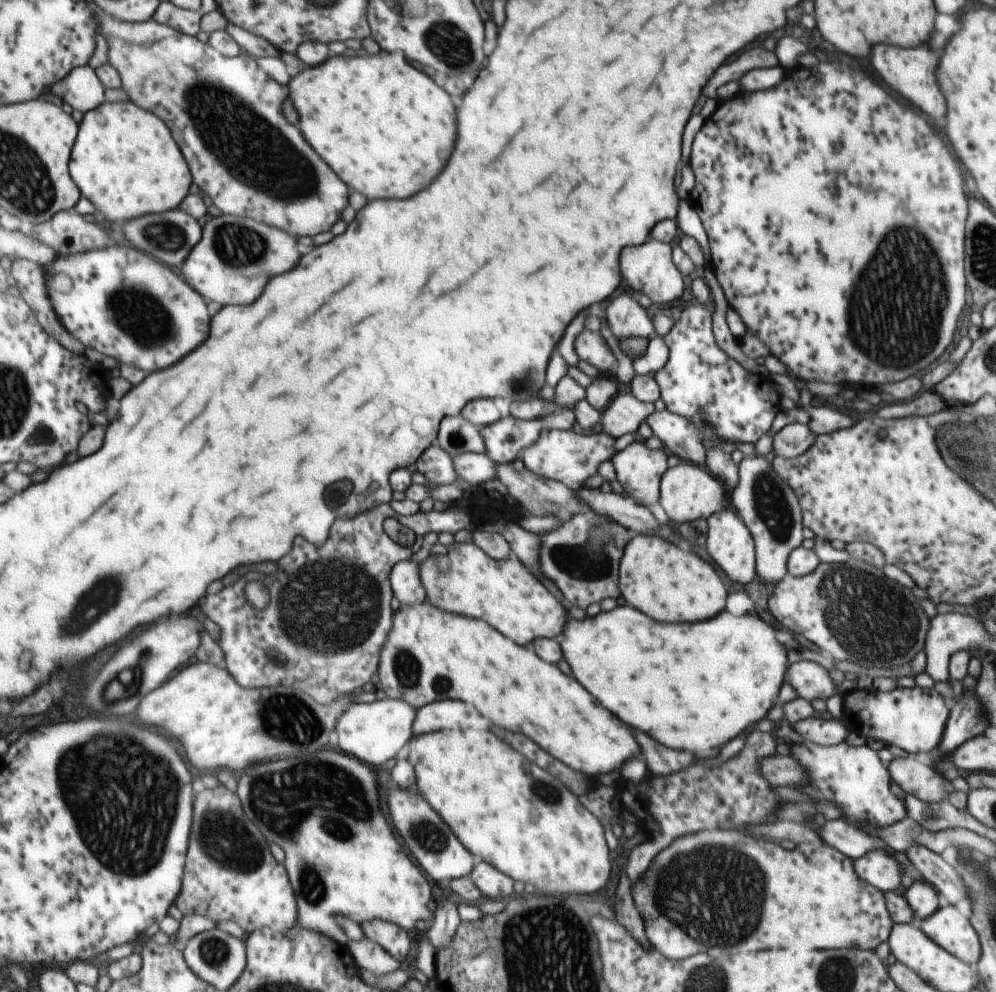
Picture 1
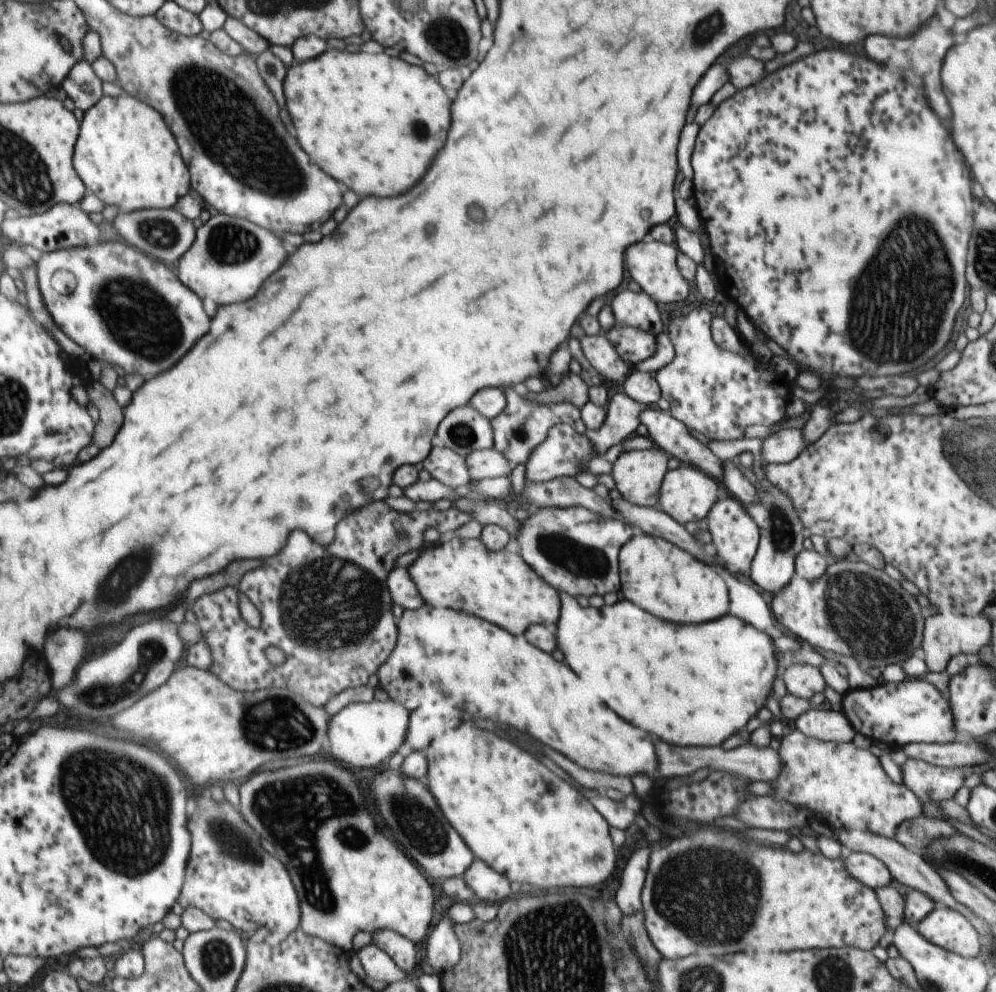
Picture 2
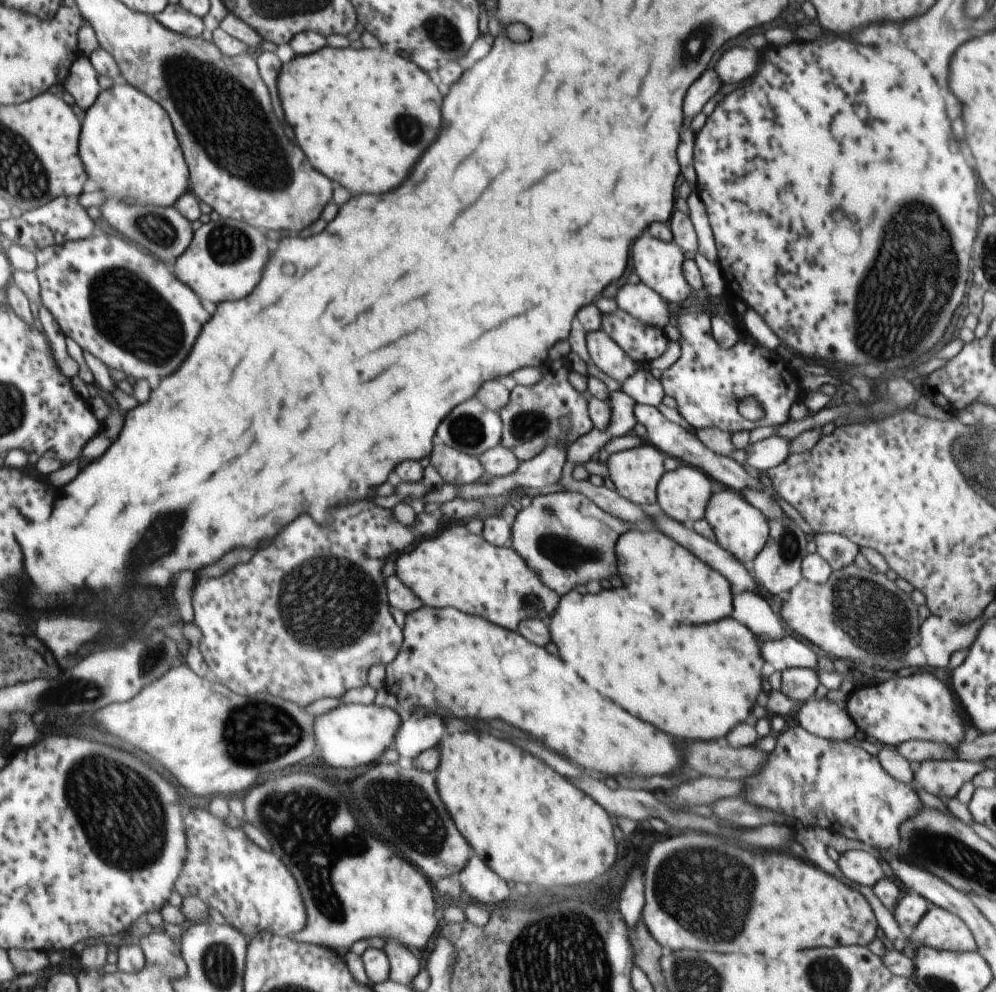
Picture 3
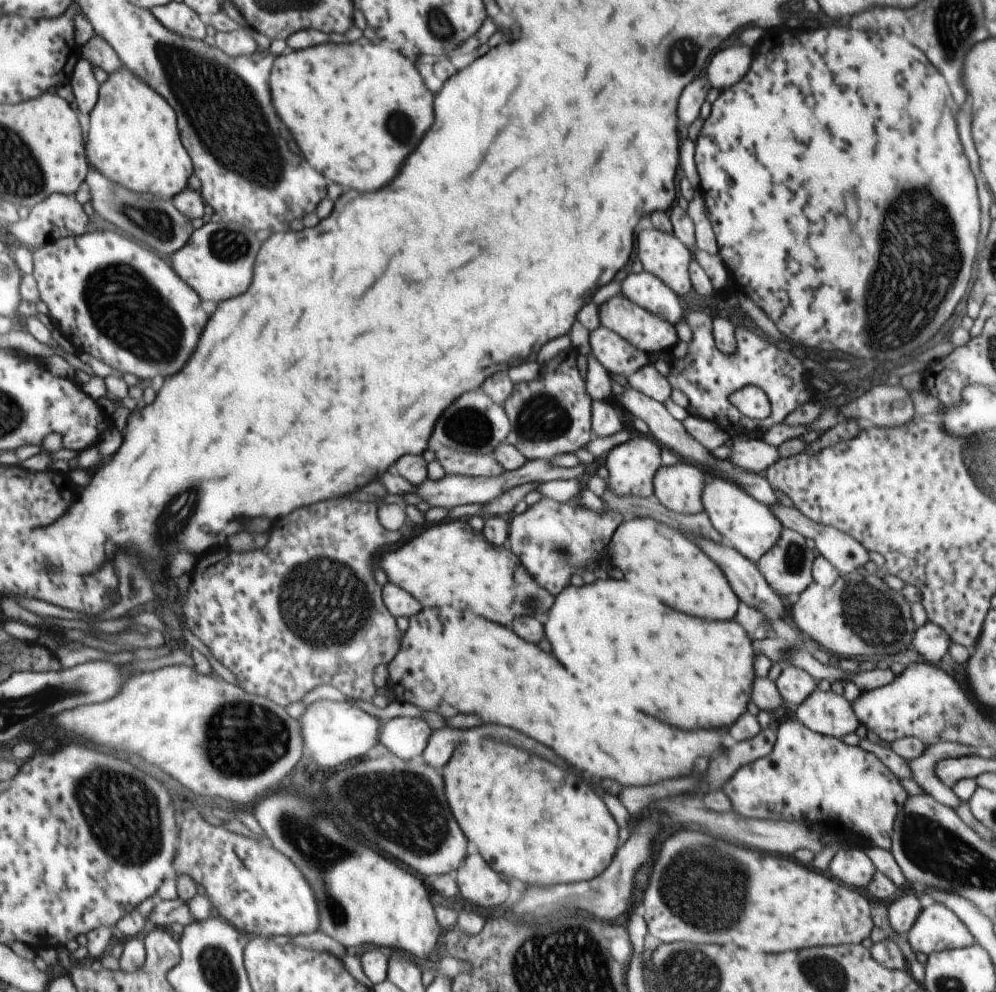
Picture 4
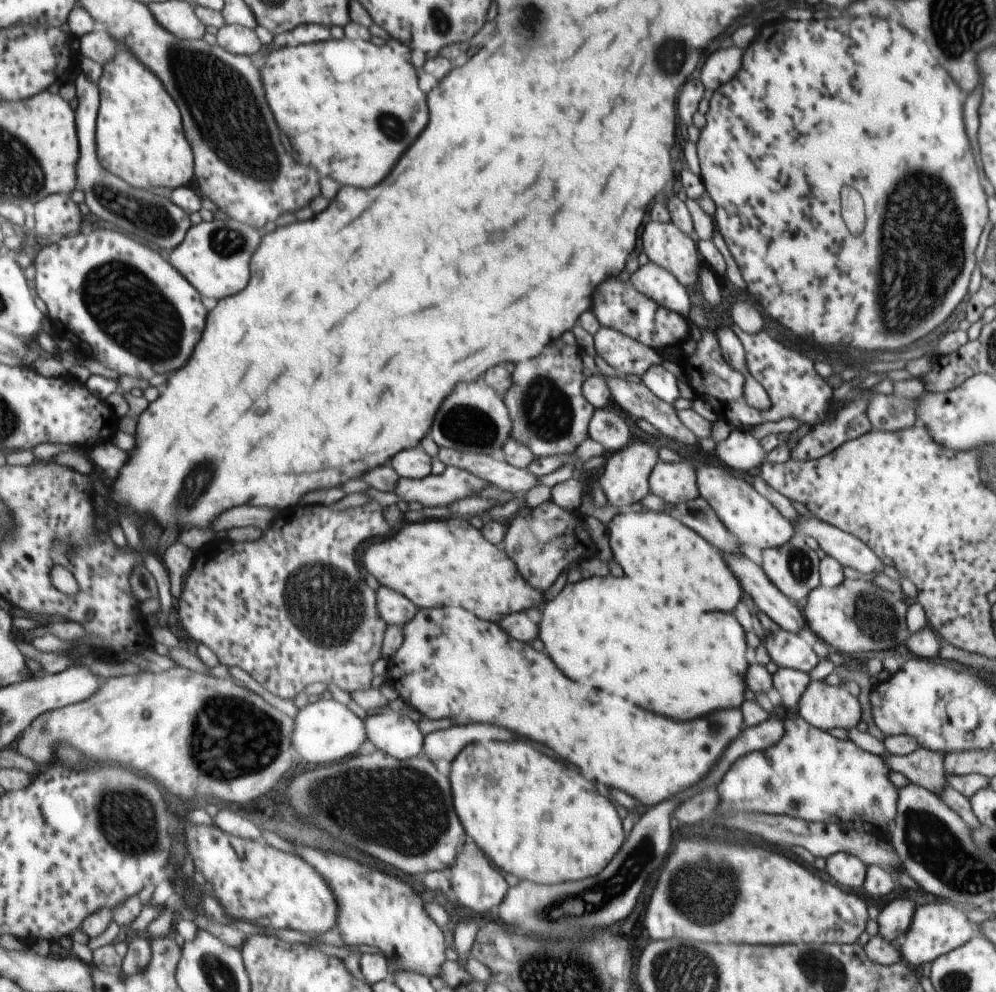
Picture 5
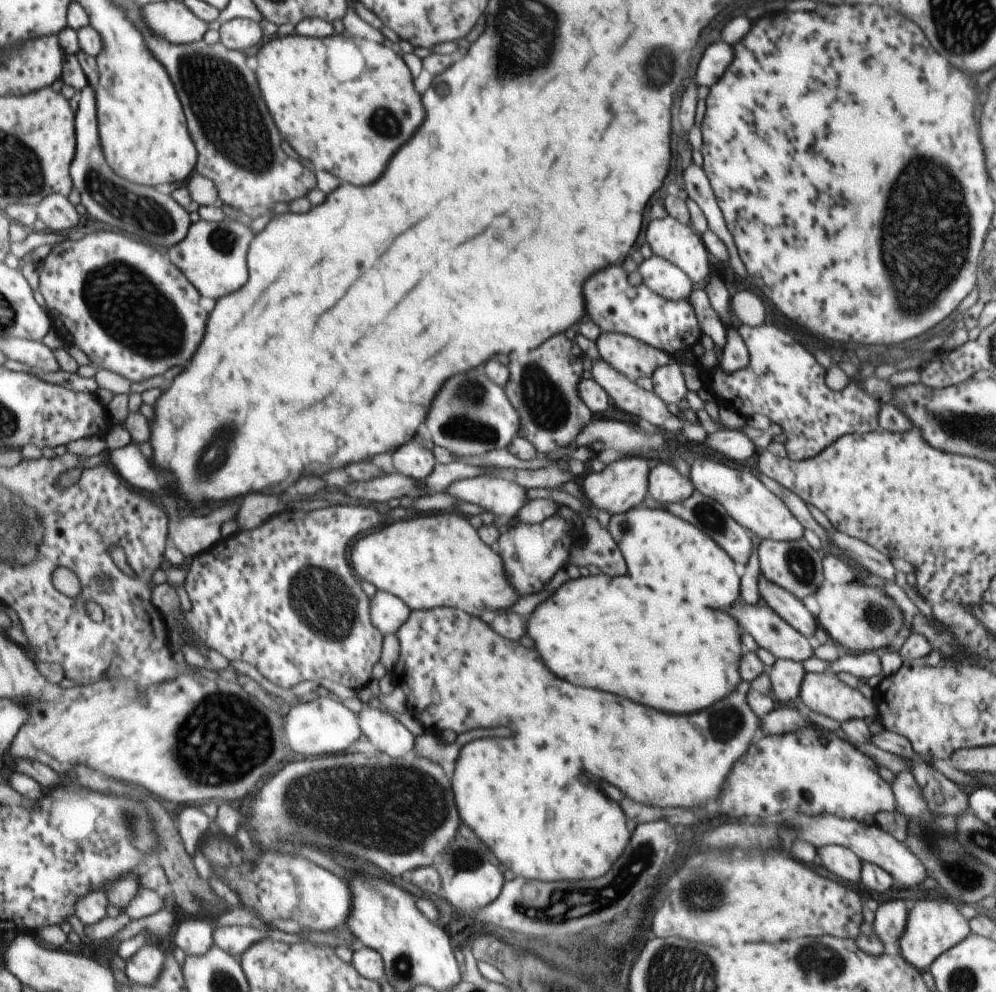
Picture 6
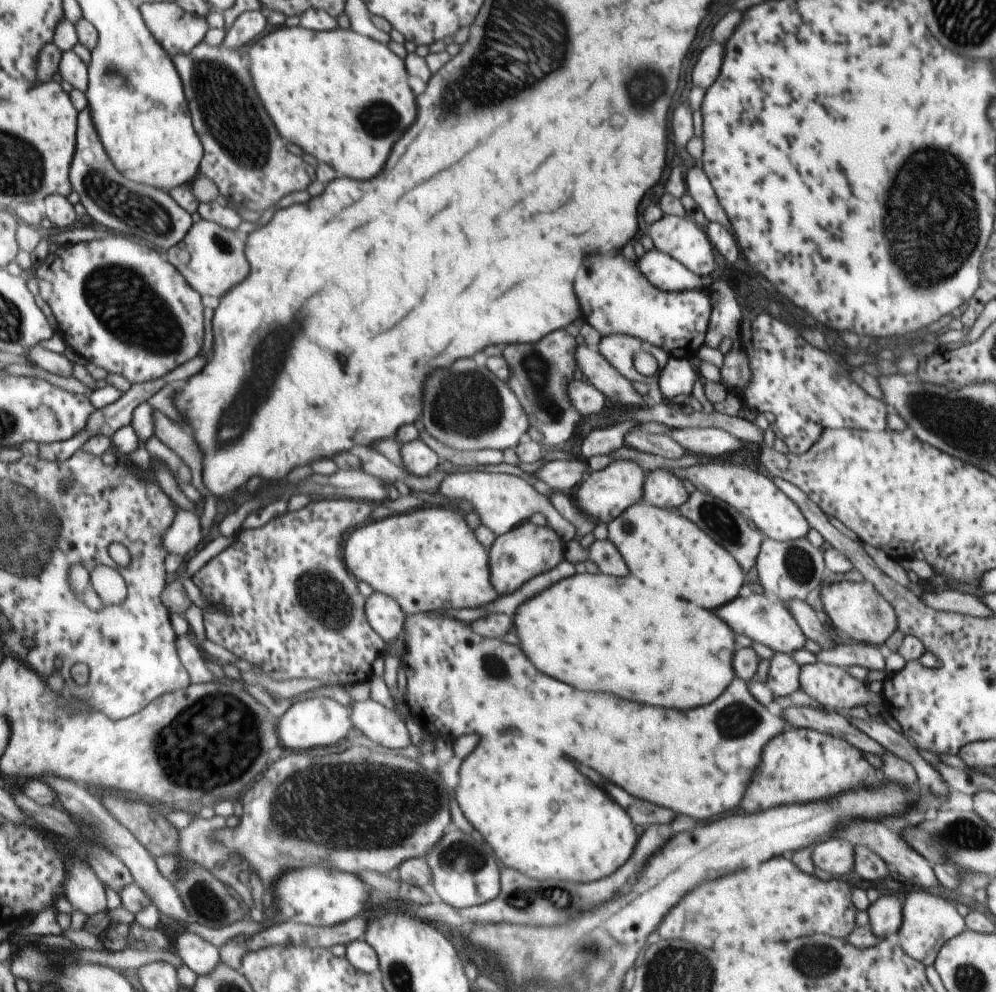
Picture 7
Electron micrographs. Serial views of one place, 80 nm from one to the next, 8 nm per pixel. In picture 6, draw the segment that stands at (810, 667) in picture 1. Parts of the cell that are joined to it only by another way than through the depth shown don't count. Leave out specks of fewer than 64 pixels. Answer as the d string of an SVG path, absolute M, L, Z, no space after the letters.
M777 659L766 670L766 677L770 682L771 696L775 699L793 704L803 680L803 667L801 664Z

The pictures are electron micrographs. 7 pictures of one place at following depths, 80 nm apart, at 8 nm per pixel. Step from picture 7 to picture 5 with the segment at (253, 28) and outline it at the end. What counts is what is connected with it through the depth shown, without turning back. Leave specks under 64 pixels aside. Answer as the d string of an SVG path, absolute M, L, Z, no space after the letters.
M225 25L218 29L217 44L236 55L255 54L263 46L253 29L243 25Z

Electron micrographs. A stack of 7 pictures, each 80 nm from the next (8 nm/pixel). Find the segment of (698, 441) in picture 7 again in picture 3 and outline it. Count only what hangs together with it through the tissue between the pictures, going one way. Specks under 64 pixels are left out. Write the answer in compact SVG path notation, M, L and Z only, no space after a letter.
M772 435L760 442L747 446L744 462L748 464L748 468L758 474L769 470L769 468L781 465L781 462L789 454L789 440Z

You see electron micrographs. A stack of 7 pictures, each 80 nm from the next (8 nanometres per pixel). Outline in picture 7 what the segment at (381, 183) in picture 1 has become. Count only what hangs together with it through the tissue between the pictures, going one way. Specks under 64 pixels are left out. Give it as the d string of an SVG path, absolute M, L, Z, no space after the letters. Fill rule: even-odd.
M282 25L251 46L247 61L259 96L263 96L263 104L267 104L281 136L347 178L373 178L383 168L393 142L415 120L415 98L407 86L403 62L381 43L371 42L351 29L315 32ZM363 96L371 98L363 102Z

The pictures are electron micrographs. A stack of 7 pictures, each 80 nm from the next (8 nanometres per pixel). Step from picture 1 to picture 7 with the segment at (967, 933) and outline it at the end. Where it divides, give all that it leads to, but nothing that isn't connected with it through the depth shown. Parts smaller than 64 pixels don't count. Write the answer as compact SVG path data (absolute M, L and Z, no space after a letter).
M910 888L908 894L905 894L905 901L902 903L902 921L901 926L895 938L900 940L903 952L913 960L920 962L924 967L933 964L939 950L954 936L961 935L965 931L965 918L962 918L955 909L954 905L941 899L939 896L933 896L929 892L919 892Z

